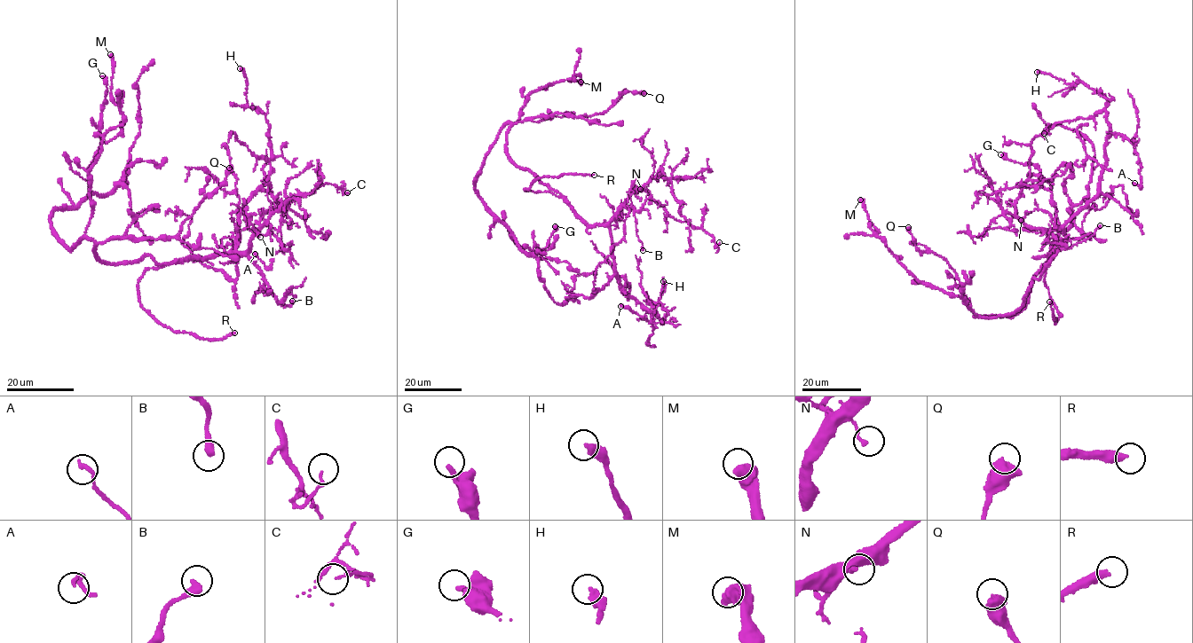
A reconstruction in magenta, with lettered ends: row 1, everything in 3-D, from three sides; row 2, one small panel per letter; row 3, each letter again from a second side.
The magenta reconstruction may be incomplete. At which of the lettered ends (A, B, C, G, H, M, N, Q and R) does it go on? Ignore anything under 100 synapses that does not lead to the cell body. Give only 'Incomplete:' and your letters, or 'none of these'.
Incomplete: R

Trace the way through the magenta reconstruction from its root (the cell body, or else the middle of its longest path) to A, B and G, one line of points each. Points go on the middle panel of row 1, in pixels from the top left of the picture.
A: (508, 153), (517, 166), (555, 189), (589, 225), (608, 227), (622, 291), (652, 318), (649, 322), (620, 306)
B: (508, 153), (517, 166), (527, 168), (555, 189), (589, 225), (610, 223), (623, 206), (635, 208), (643, 250)
G: (508, 153), (509, 122), (476, 179), (485, 208), (515, 243), (530, 250), (545, 247), (555, 226)

